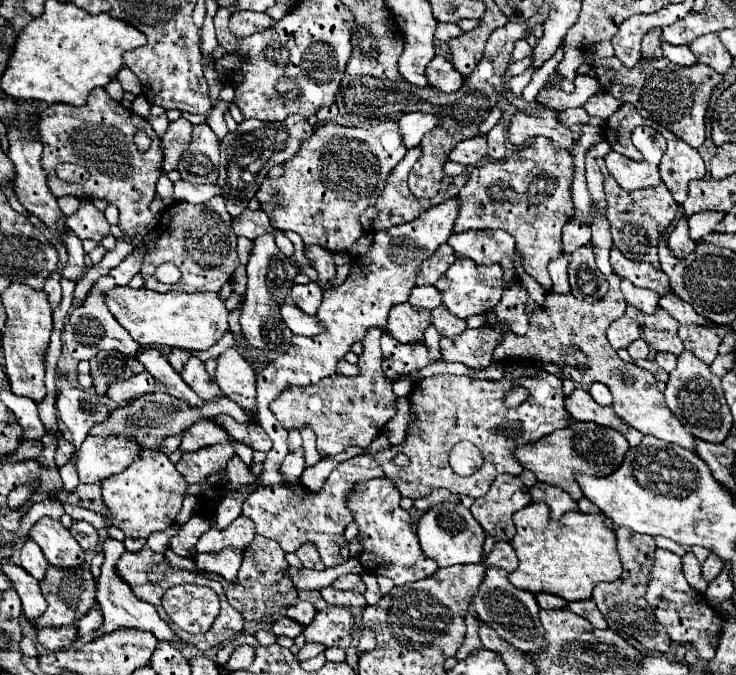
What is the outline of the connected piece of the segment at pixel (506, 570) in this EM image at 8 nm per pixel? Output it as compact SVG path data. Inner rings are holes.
M496 542L494 550L490 552L490 556L486 556L486 578L480 584L480 590L476 592L472 604L478 612L478 618L482 622L486 622L490 628L494 628L506 642L510 642L512 646L516 646L522 652L542 652L542 648L546 648L546 640L542 638L542 626L540 626L540 618L538 618L538 602L534 598L532 592L526 590L518 590L508 582L508 574L514 572L514 568L518 568L518 558L514 554L514 548L510 546L510 542Z

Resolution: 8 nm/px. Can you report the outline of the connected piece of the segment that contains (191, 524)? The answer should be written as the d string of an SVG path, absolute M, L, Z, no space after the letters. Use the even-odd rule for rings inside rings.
M192 516L184 526L180 526L178 534L170 538L168 546L178 554L178 556L186 556L186 558L194 558L196 554L196 542L200 538L202 532L206 532L210 528L210 522L202 516Z

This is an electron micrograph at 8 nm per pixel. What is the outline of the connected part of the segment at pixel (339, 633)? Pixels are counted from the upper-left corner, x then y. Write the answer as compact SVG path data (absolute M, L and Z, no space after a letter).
M324 608L320 610L310 626L304 628L306 642L320 642L324 646L338 646L348 648L354 640L354 628L356 628L356 616L350 608L344 608L344 614L340 614L340 608Z

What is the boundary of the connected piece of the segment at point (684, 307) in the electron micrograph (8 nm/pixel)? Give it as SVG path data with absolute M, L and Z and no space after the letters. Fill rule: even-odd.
M674 292L660 296L660 306L670 312L670 316L674 316L682 326L714 326L704 316L698 316L698 312L694 312L694 308L690 308L690 304L686 304L682 298L674 296Z

